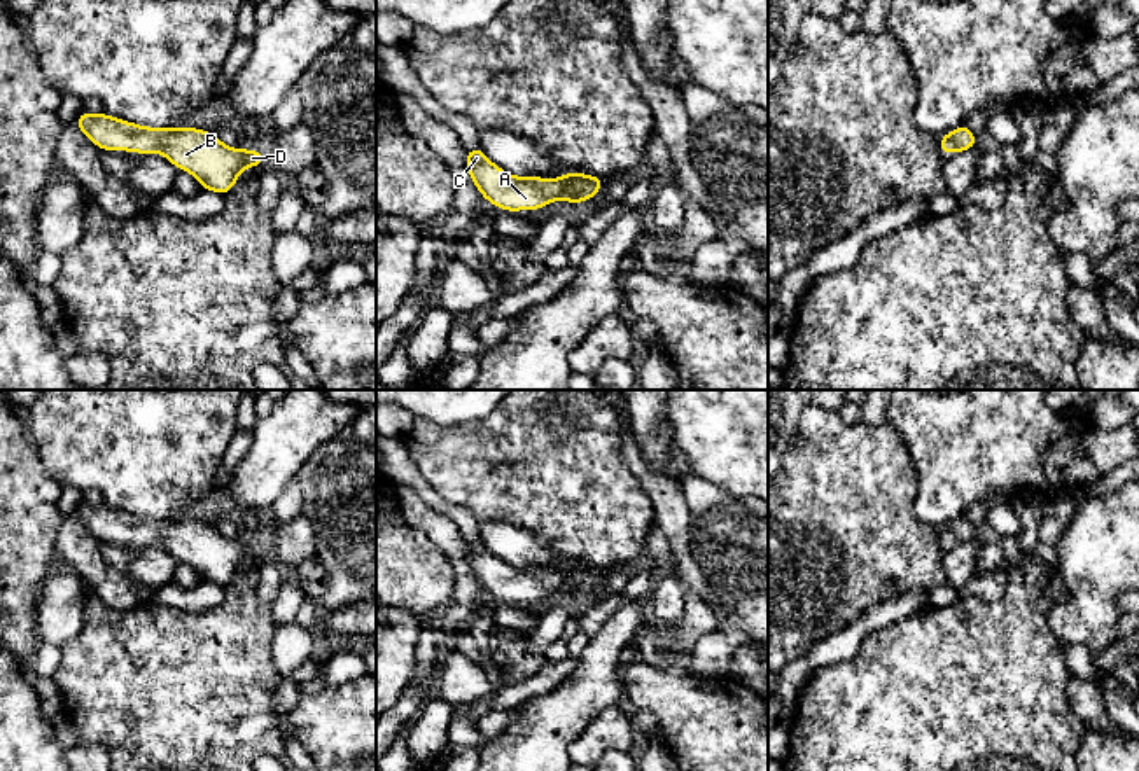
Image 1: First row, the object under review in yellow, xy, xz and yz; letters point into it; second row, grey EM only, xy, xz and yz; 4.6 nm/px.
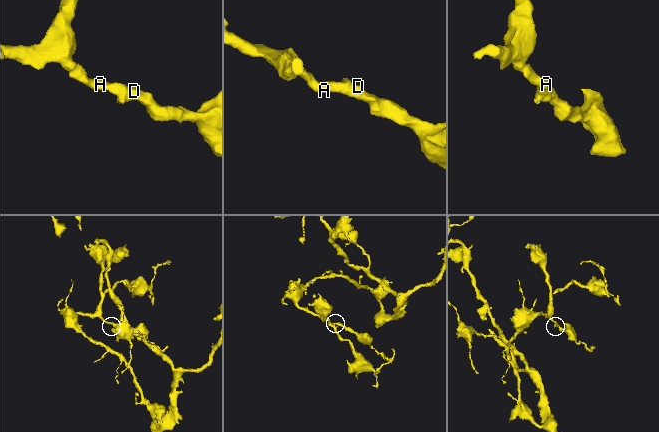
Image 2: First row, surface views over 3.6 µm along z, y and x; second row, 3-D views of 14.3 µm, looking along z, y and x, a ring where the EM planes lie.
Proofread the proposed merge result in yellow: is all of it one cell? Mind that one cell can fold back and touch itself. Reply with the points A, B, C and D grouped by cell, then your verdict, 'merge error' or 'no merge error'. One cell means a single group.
A B C D; no merge error

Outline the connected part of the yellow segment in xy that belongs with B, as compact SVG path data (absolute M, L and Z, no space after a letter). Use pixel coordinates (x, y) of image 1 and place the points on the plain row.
M86 502L75 516L101 542L159 544L178 561L189 563L201 580L224 587L245 559L262 558L266 551L262 542L231 540L215 524L187 517L156 521Z

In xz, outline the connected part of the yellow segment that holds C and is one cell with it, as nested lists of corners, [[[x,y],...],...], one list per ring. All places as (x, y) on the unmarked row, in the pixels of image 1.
[[[465,540],[467,561],[472,575],[483,589],[506,601],[539,601],[555,591],[567,591],[570,596],[591,591],[602,582],[604,568],[590,568],[581,563],[560,566],[556,572],[542,568],[514,568],[495,558],[481,542]]]

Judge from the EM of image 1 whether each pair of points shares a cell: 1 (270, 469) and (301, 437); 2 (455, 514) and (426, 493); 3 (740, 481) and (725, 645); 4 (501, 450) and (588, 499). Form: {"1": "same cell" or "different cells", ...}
{"1": "same cell", "2": "same cell", "3": "different cells", "4": "same cell"}

